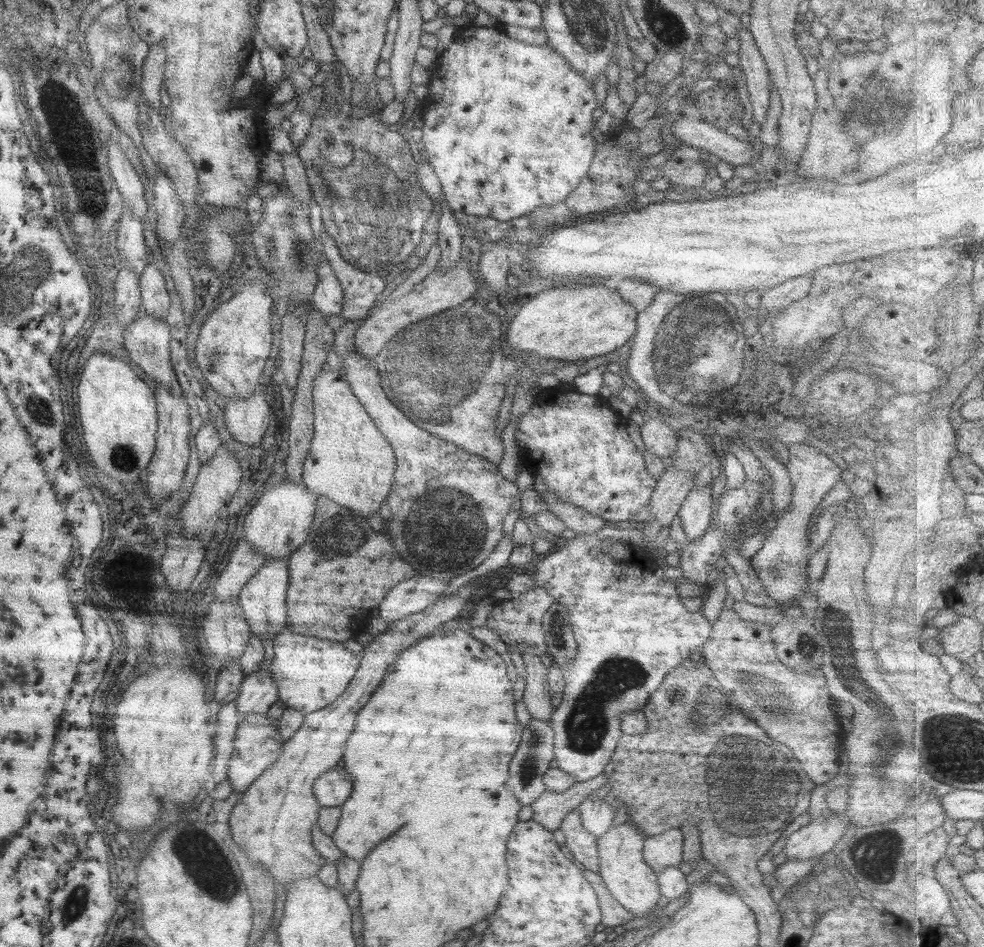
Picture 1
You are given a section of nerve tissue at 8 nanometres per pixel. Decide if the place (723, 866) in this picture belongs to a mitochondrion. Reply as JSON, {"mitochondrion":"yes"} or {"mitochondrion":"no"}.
{"mitochondrion":"no"}

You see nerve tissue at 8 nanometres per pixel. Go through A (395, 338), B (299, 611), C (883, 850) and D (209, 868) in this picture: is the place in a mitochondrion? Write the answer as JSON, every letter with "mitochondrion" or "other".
{"A":"other","B":"other","C":"mitochondrion","D":"mitochondrion"}

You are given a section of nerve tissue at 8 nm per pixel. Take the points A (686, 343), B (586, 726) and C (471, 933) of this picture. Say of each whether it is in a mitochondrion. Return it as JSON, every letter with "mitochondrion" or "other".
{"A":"mitochondrion","B":"mitochondrion","C":"other"}

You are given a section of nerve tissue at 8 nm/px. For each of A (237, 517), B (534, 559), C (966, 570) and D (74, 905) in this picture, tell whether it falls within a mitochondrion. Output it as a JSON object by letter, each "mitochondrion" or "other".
{"A":"other","B":"other","C":"other","D":"mitochondrion"}

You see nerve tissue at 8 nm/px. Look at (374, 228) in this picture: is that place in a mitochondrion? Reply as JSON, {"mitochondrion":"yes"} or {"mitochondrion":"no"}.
{"mitochondrion":"yes"}

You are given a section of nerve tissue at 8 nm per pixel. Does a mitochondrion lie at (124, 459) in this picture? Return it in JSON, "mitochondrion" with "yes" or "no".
{"mitochondrion":"yes"}

